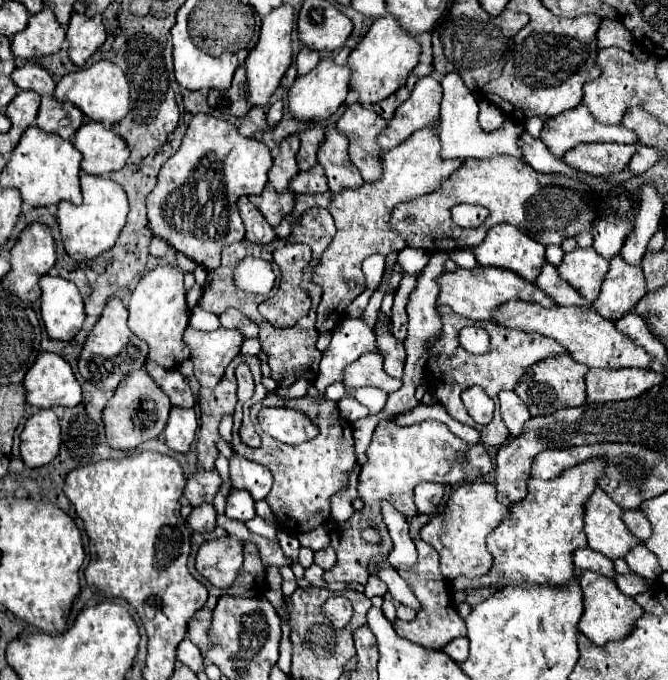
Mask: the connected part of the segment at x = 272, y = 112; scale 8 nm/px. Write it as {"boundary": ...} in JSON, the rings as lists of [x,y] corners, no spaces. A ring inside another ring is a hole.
{"boundary":[[[275,101],[271,107],[269,107],[269,113],[267,113],[267,123],[269,127],[277,125],[283,117],[283,101]]]}

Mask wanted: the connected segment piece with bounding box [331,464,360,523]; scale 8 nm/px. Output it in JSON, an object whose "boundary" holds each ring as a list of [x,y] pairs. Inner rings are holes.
{"boundary":[[[356,464],[353,469],[349,471],[348,485],[345,491],[340,491],[331,499],[331,517],[333,517],[337,523],[347,521],[354,513],[351,504],[353,499],[359,497],[357,491],[359,472],[360,466]]]}

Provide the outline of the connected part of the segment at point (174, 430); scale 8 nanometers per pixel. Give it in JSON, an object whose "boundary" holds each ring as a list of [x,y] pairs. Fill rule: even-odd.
{"boundary":[[[173,407],[169,413],[167,427],[163,431],[163,439],[167,447],[185,455],[191,449],[191,443],[195,441],[195,433],[197,433],[195,411]]]}

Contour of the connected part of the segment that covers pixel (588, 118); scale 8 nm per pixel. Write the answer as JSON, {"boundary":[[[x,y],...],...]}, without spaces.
{"boundary":[[[585,105],[563,111],[561,115],[545,121],[539,139],[559,159],[579,143],[637,143],[637,135],[633,135],[633,131],[621,125],[597,123]]]}

